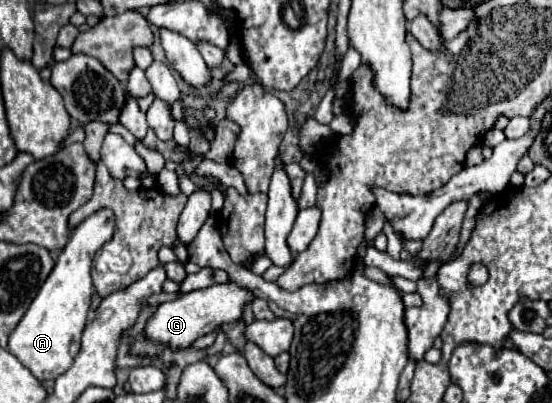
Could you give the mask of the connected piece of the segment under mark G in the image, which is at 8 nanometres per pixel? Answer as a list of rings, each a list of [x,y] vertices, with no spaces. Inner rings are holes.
[[[234,282],[196,290],[196,292],[190,292],[180,298],[160,304],[154,310],[154,314],[148,318],[148,322],[144,326],[144,336],[146,336],[146,340],[162,344],[170,350],[182,350],[182,348],[188,348],[196,338],[212,332],[216,328],[216,324],[222,326],[226,322],[238,322],[242,316],[244,304],[248,304],[252,300],[254,300],[254,294],[250,290],[242,290]]]

